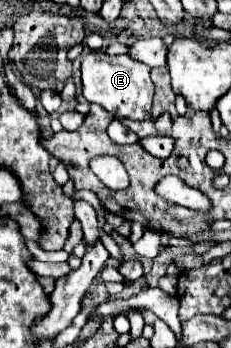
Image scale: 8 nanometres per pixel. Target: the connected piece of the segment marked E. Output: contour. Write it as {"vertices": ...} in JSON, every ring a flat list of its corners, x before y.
{"vertices":[[92,51,82,55,82,85,88,103,98,103,102,109,110,111,116,119,150,119,150,105,154,95,154,85,150,81,150,67,134,61,128,55,110,57,104,51]]}

